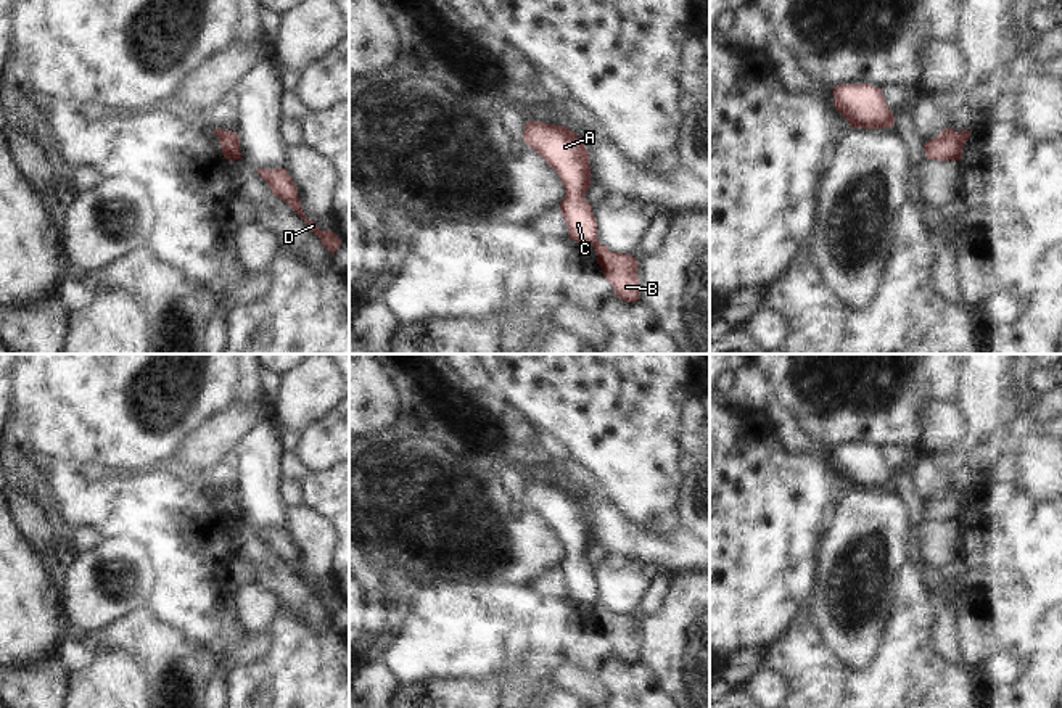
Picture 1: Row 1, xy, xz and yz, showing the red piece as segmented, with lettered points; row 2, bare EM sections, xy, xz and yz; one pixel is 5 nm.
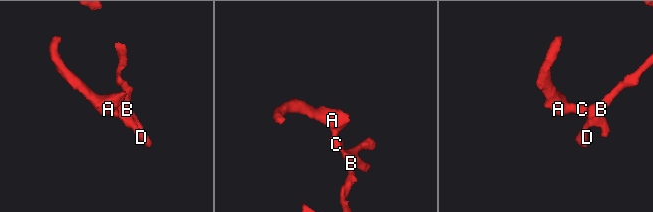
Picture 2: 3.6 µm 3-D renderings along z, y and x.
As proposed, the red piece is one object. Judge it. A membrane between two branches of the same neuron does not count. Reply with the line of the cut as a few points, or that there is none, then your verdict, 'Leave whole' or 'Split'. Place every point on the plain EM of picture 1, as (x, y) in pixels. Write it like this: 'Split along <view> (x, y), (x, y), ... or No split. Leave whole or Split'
Split along yz (954, 494), (961, 510). Split.

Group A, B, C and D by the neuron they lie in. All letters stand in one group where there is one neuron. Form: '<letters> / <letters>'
A C / B D

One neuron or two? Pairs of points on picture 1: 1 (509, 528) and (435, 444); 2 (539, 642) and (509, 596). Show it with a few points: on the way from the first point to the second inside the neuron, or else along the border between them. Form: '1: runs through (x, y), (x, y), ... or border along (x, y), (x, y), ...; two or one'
1: runs through (488, 507), (446, 465); one
2: runs through (538, 631), (520, 607); one

